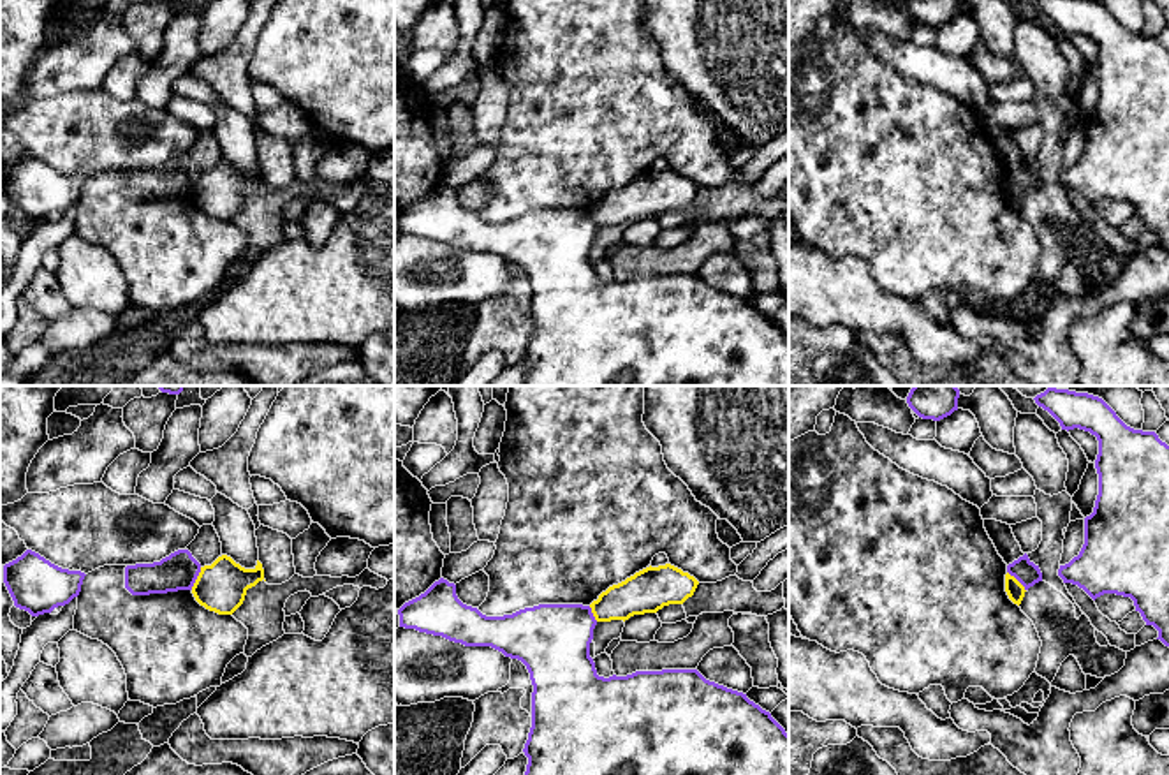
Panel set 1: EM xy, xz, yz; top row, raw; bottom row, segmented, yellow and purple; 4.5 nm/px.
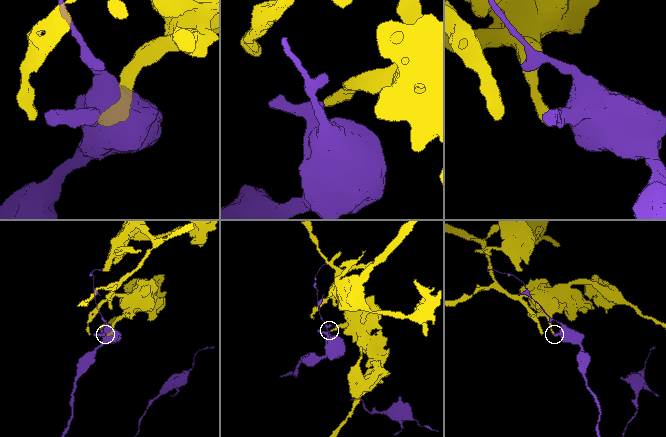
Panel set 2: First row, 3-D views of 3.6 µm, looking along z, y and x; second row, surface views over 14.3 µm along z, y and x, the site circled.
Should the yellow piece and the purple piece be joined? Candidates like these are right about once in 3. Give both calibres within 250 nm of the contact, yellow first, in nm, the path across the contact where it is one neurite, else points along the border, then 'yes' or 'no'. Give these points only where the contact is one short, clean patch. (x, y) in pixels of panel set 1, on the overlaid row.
220/170 nm | along xy (201, 568), (191, 589) | no

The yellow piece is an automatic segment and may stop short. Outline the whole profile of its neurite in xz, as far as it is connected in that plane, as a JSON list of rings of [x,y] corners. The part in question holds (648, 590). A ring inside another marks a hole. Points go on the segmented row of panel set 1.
[[[665,564],[646,567],[625,581],[609,587],[590,604],[597,622],[629,620],[634,615],[657,613],[669,604],[683,604],[699,581]]]

